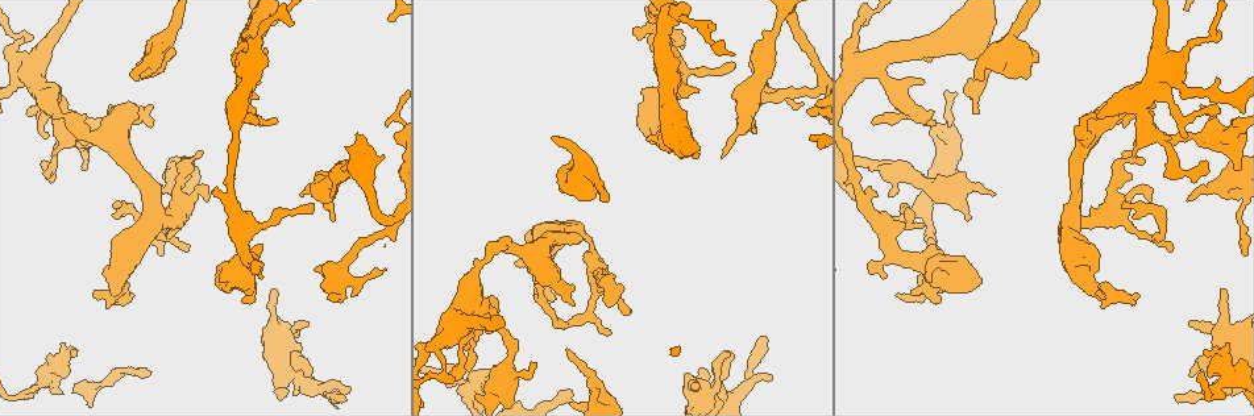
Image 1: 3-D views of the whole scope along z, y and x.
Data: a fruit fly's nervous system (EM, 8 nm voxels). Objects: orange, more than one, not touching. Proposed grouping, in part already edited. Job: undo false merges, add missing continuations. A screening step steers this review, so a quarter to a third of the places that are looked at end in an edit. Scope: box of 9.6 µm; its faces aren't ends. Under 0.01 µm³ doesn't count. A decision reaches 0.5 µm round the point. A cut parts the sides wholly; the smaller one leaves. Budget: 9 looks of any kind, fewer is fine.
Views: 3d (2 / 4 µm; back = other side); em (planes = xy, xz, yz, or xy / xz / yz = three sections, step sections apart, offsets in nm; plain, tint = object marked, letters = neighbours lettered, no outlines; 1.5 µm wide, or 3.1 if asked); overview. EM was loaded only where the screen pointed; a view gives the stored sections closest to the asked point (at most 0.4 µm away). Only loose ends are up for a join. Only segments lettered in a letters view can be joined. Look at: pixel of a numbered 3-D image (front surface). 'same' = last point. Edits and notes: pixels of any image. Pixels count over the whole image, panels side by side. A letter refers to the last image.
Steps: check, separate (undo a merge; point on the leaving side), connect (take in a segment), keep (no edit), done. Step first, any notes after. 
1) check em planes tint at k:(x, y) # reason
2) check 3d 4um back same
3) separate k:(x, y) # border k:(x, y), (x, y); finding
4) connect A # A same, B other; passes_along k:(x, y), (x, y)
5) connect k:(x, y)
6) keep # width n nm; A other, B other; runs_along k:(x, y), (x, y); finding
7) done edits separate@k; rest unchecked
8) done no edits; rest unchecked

check em xy step 8 tint at 1:(975, 78) # free end

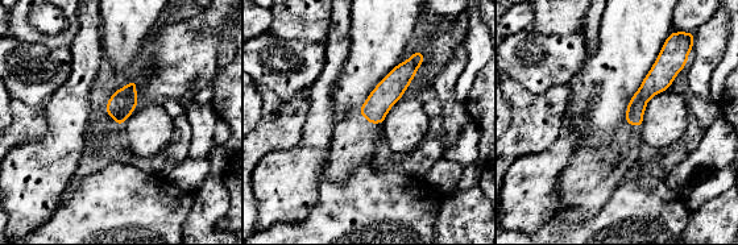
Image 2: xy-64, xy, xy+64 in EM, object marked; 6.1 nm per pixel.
check em yz step 4 letters same

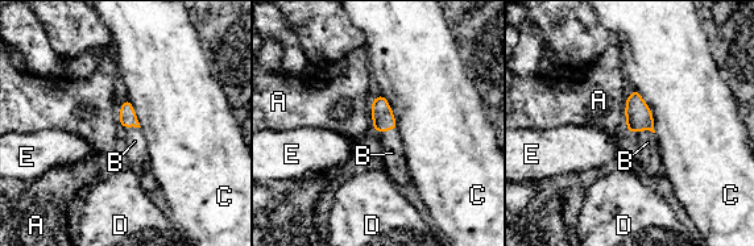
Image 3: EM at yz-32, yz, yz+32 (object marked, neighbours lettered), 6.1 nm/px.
connect B # longest_contact C 300 nm; A other, B same, C other, D other, E other; passes_along 3:(382, 117), (385, 130), (392, 153); it goes on there

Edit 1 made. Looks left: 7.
check overview # see it whole again

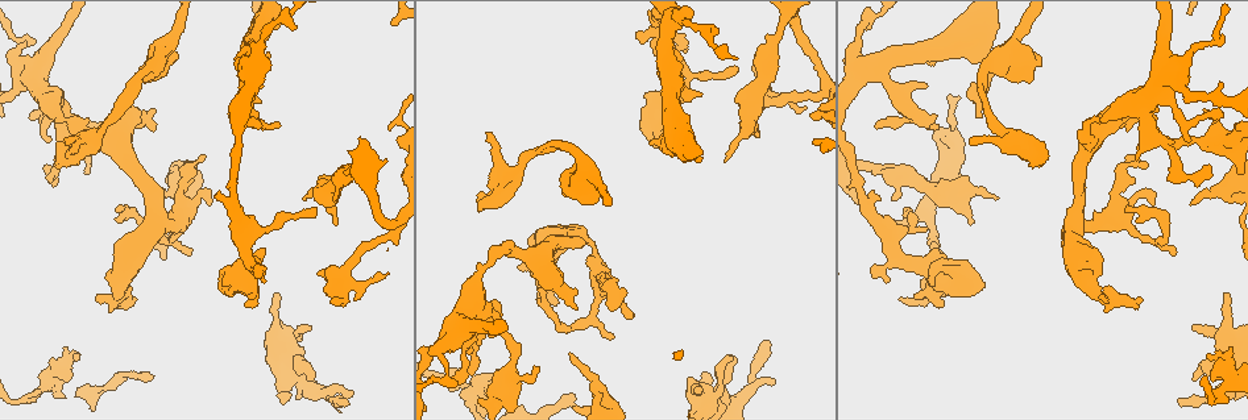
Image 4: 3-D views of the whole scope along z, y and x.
check 3d 4um at 4:(576, 234) # a fork

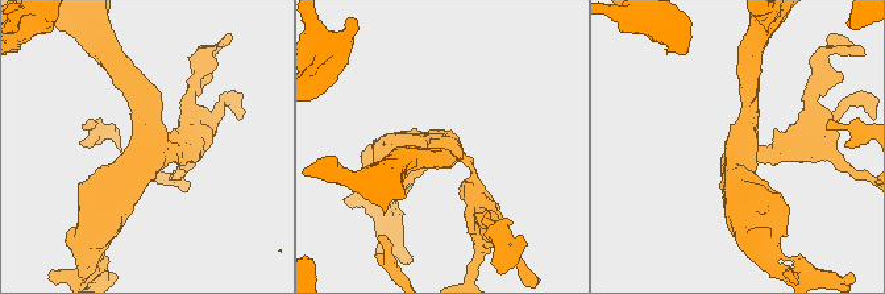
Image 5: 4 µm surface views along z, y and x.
check em planes tint at 5:(439, 147) # arms 3; arm_widths 260, 280, 550 nm; shape alone is not enough

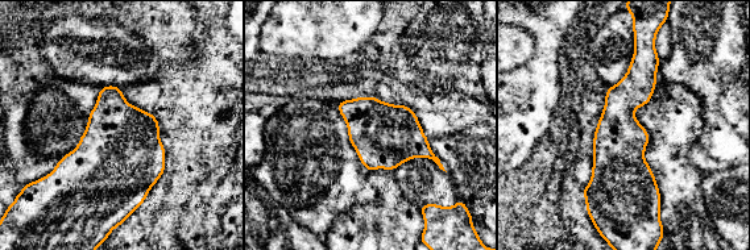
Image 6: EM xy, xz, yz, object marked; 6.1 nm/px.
check em planes letters same # see the neighbours

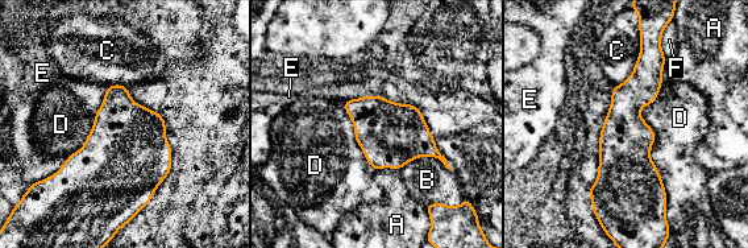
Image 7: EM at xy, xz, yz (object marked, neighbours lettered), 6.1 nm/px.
keep # width 320 nm; A other, B other, C other, D other, E other, F other; continuous, no second neuron

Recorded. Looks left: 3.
check em planes letters at 4:(136, 115) # calibre changes

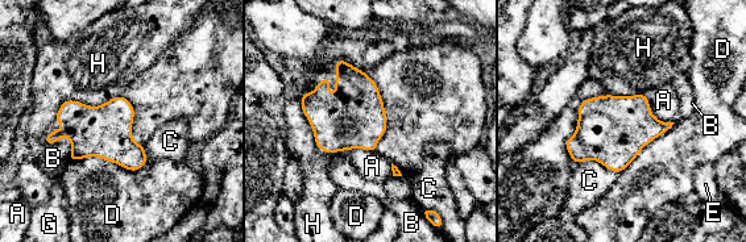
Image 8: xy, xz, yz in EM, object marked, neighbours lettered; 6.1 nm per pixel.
keep # longest_contact H 440 nm; A other, B other, C other, D other, E other, G other, H other; continuous, no second neuron

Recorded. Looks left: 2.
check em xz step 8 letters at 4:(1193, 325) # tapers out

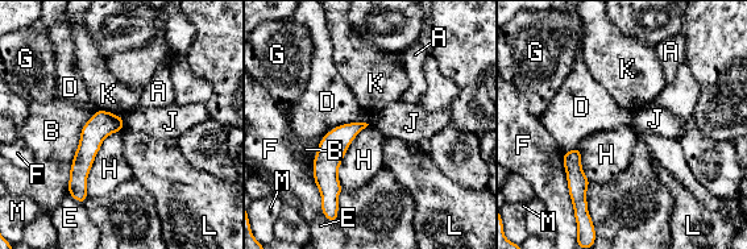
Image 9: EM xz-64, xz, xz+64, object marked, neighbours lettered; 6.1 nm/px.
check em planes letters same # another direction

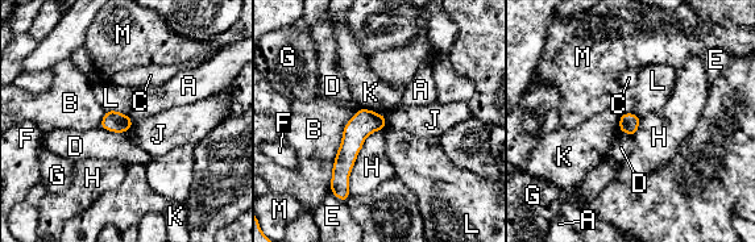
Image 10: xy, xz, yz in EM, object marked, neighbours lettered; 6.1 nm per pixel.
keep # A other, B other, C other, D other, E other, F other, G other, H other, J other, K other, L other, M other; runs_along 10:(381, 117), (352, 142), (344, 187); none of them fits

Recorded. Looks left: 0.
done edits connect@3; rest unchecked

